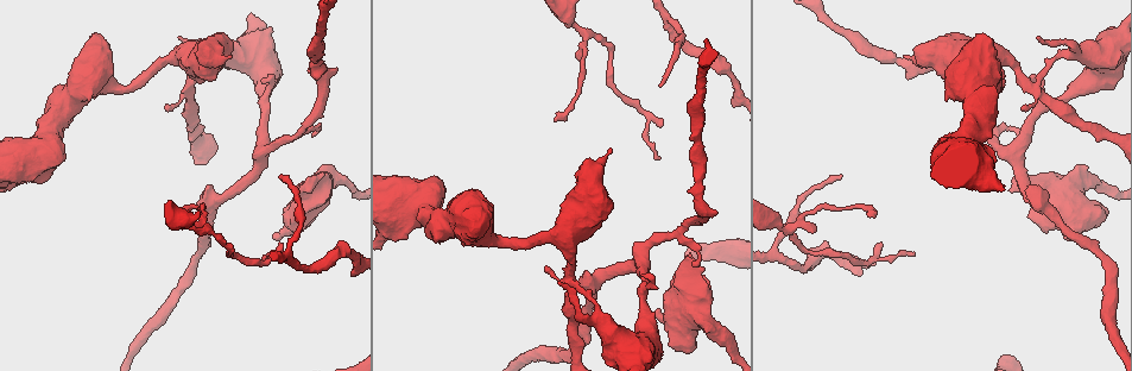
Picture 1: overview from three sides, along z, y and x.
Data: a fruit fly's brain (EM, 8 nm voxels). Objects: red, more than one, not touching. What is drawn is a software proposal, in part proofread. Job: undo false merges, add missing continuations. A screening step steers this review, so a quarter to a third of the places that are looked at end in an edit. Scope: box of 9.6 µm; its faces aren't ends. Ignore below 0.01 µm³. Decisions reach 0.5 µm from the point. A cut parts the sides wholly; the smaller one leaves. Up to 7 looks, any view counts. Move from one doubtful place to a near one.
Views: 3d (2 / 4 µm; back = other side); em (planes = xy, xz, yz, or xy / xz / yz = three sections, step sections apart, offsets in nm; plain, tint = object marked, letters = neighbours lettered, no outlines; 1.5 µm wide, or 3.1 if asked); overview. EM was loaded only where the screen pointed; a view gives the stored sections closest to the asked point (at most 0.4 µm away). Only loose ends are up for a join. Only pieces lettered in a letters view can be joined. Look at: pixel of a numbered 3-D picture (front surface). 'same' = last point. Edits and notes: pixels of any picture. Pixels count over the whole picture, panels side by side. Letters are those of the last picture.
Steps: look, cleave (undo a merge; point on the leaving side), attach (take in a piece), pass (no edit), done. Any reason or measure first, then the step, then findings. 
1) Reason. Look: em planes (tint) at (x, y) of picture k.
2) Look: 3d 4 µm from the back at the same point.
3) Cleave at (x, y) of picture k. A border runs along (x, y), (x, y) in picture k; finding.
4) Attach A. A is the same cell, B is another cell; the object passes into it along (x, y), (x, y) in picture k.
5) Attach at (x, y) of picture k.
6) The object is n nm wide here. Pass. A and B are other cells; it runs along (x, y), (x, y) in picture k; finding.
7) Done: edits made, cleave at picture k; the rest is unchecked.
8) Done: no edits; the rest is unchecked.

Sudden change in width. Look: em planes (plain) at (1037, 86) of picture 1.

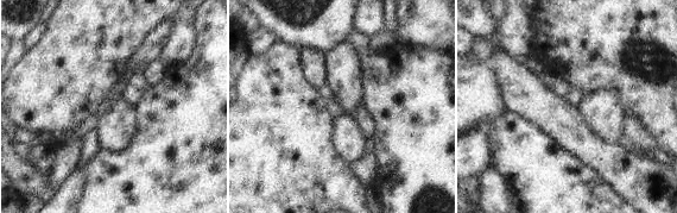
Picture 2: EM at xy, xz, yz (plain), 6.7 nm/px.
Look: em planes (tint) at the same point.

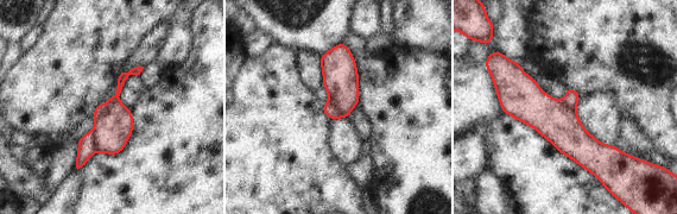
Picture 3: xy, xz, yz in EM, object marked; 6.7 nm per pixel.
Look: em planes (letters) at the same point.

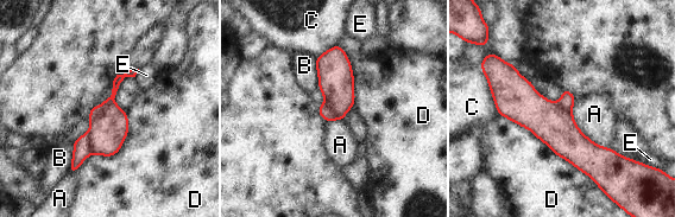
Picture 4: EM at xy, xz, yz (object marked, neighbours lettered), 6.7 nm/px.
The object is 220 nm wide here. Cleave at (96, 110) of picture 4. A, B, C, D and E are other cells; two neurons meet here.

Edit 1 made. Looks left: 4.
Redraw. Look: overview.

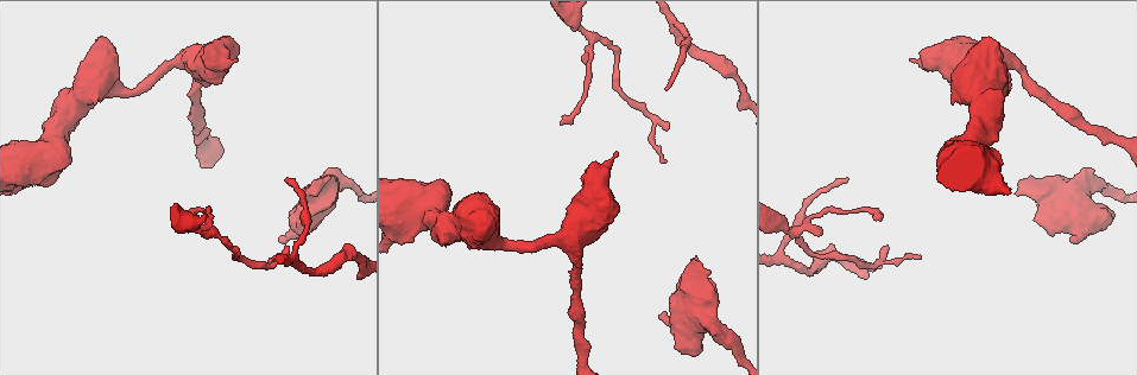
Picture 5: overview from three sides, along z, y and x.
Free end. Look: 3d 4 µm at (95, 102) of picture 5.

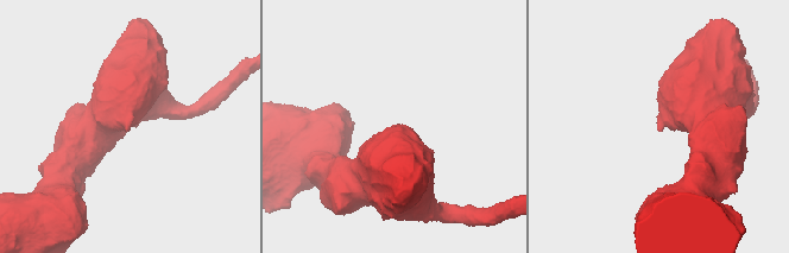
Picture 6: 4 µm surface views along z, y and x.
Look: em xz step 4 (tint) at (660, 131) of picture 6.

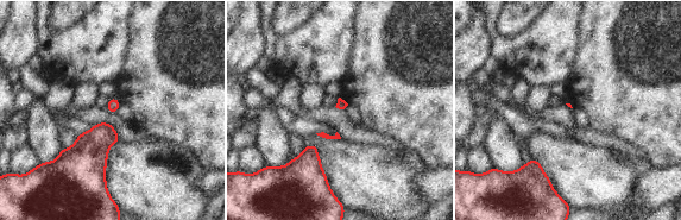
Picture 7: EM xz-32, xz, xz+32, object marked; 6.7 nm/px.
Another direction. Look: em xy step 8 (letters) at the same point.

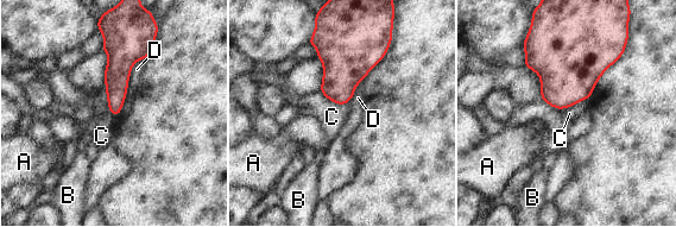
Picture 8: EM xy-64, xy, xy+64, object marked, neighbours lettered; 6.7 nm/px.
The longest contact is with D, 420 nm. Pass. A, B, C and D are other cells; none of them fits.

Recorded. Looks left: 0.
Done: edits made, cleave at picture 4; the rest is unchecked.

